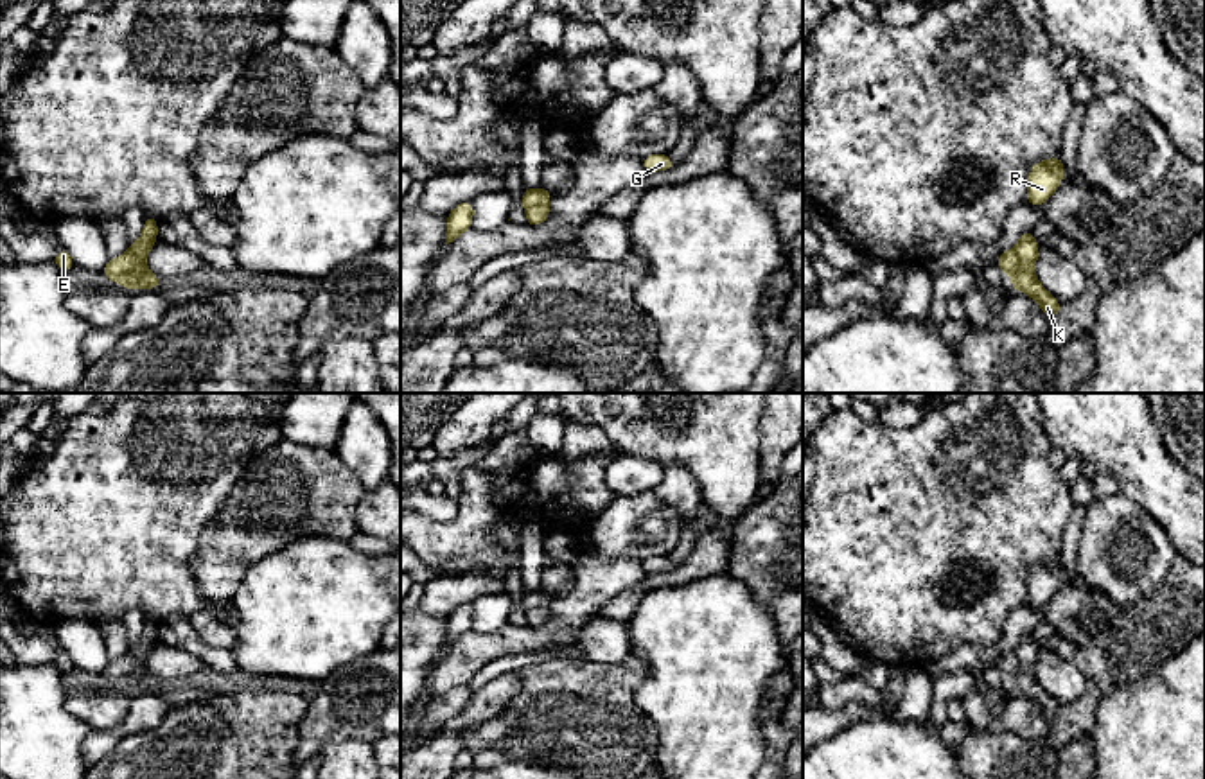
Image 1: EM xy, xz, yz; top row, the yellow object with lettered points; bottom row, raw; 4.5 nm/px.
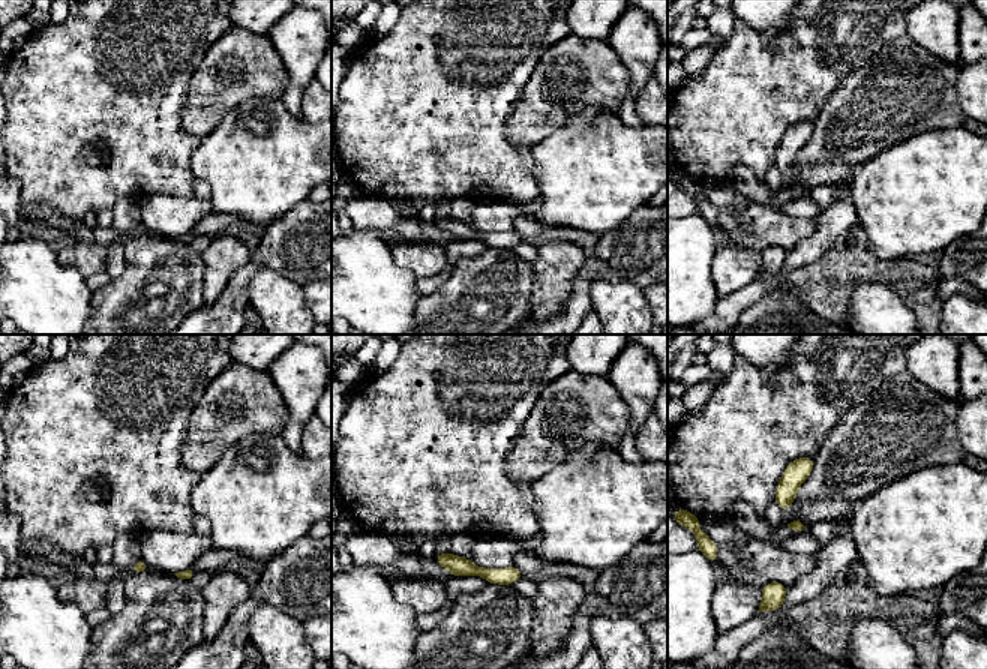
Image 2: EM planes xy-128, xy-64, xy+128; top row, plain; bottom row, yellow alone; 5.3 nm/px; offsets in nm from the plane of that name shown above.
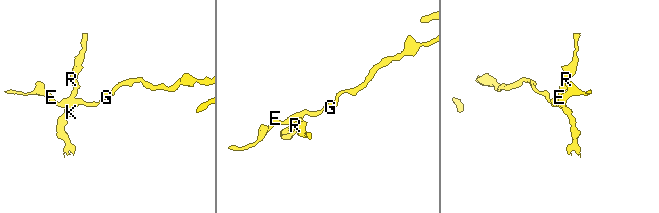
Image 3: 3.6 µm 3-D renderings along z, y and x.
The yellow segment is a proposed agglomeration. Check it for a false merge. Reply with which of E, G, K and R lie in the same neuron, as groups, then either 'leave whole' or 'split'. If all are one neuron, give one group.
E G / K R; split

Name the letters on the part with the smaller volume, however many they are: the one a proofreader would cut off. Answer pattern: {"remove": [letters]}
{"remove": ["K", "R"]}

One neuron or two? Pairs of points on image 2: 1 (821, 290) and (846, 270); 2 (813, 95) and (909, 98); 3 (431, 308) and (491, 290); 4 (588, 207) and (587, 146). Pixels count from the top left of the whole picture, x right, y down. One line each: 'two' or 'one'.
1: one
2: two
3: one
4: one

